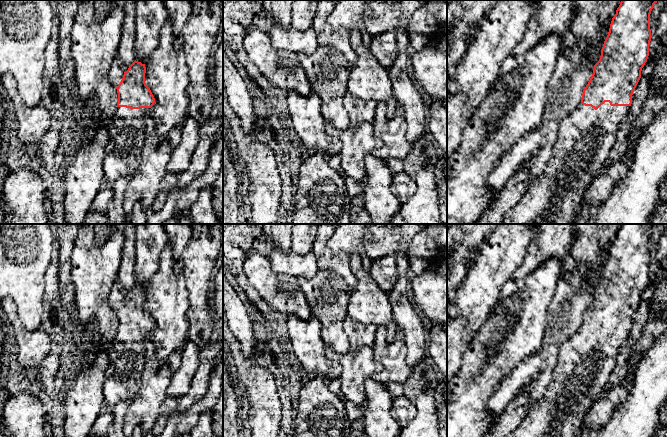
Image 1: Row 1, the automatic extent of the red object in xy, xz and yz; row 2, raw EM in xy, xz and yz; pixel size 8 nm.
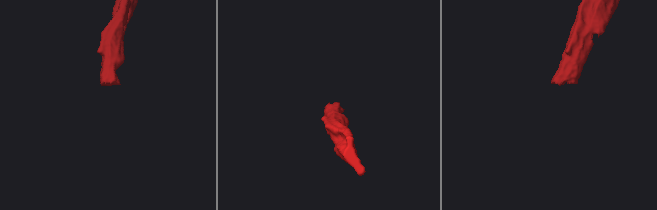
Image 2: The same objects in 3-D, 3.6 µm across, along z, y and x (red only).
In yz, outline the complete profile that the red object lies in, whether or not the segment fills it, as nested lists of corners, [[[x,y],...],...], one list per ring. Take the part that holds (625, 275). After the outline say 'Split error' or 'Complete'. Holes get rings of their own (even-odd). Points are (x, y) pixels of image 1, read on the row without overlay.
[[[622,224],[612,242],[599,285],[583,314],[579,329],[560,347],[558,362],[551,380],[541,396],[529,409],[517,428],[506,437],[576,437],[588,409],[601,395],[616,365],[620,348],[628,338],[633,316],[641,302],[641,295],[649,280],[651,265],[650,238],[657,224]]]. Split error

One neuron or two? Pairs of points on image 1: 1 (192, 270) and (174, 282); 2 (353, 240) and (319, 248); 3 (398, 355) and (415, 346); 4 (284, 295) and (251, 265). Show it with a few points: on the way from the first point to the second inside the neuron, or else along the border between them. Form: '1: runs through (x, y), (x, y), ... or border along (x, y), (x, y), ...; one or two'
1: border along (181, 273), (189, 299); two
2: border along (327, 240), (327, 244), (333, 250), (350, 254); two
3: border along (400, 328), (405, 341), (406, 363), (411, 368); two
4: runs through (276, 289), (259, 273); one

